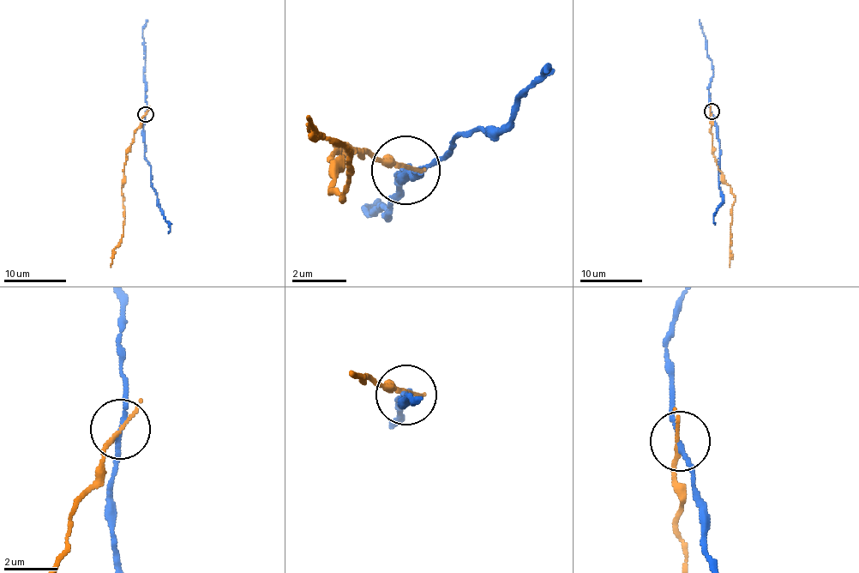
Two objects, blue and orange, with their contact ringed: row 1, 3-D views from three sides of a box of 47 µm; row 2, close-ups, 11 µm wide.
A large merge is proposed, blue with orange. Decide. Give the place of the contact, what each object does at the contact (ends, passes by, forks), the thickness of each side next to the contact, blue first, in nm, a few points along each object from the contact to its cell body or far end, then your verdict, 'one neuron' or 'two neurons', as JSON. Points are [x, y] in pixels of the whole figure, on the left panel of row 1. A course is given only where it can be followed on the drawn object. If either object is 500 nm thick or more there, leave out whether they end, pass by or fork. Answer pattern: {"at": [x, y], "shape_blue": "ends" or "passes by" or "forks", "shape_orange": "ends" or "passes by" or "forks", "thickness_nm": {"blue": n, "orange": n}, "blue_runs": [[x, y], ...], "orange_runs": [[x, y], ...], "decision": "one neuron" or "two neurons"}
{"at": [145, 114], "shape_blue": "passes by", "shape_orange": "ends", "thickness_nm": {"blue": 150, "orange": 180}, "blue_runs": [[145, 114], [144, 159], [151, 166], [151, 186], [168, 224], [168, 233]], "orange_runs": [[145, 114], [126, 156], [122, 189], [124, 209], [123, 237], [114, 250], [111, 267]], "decision": "two neurons"}

